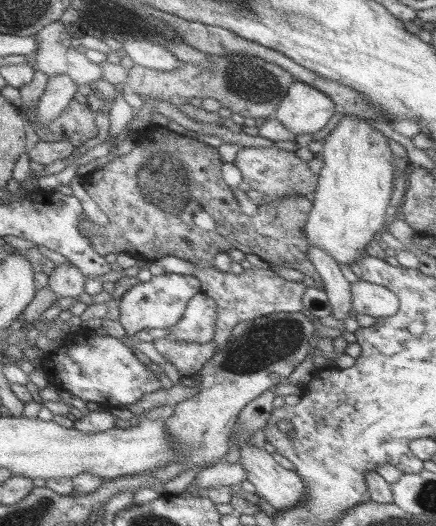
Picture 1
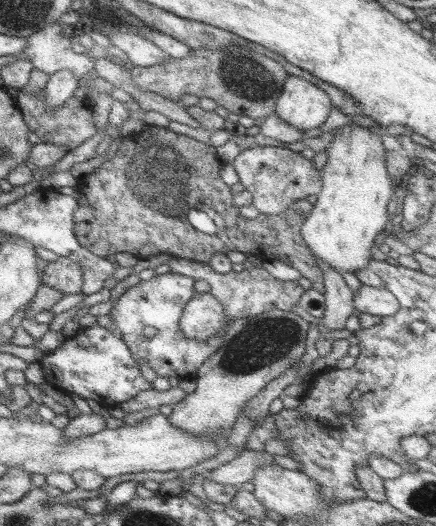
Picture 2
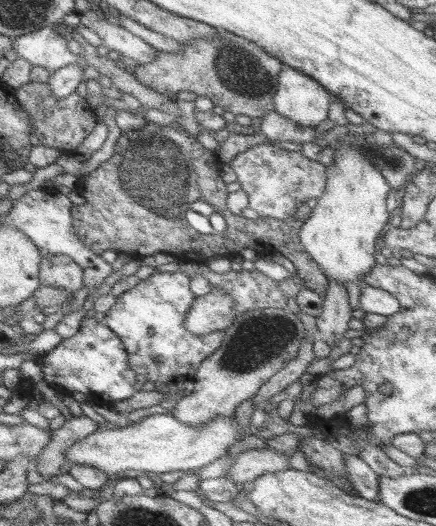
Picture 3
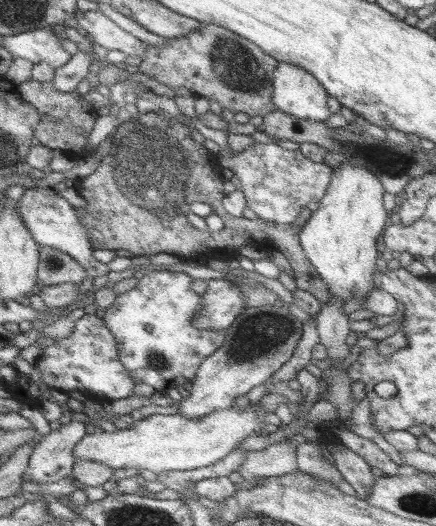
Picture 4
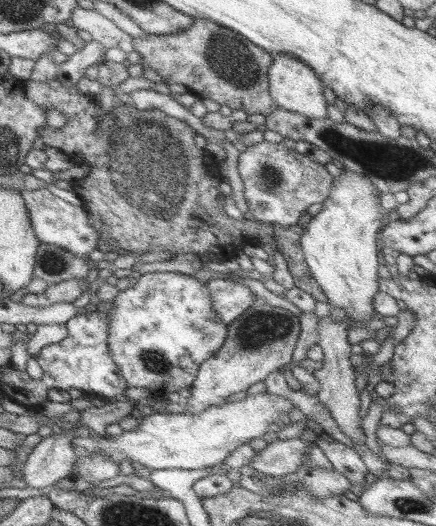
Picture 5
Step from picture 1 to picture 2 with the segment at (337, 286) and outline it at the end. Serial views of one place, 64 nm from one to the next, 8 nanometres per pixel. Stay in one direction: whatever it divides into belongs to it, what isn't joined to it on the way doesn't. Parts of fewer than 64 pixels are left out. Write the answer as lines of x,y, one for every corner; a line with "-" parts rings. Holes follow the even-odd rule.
316,259
317,266
322,274
322,285
324,296
324,313
320,317
321,326
329,330
341,330
349,316
353,315
352,292
343,281
341,273
334,270
332,266

